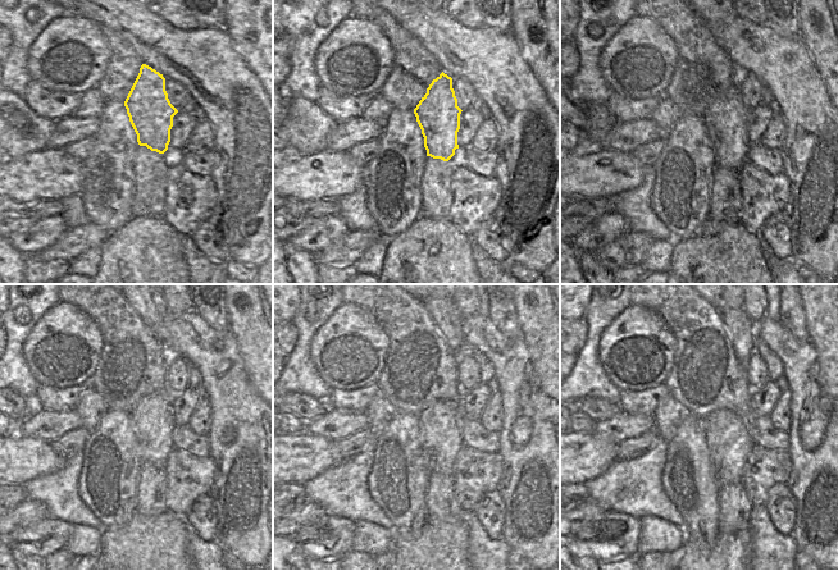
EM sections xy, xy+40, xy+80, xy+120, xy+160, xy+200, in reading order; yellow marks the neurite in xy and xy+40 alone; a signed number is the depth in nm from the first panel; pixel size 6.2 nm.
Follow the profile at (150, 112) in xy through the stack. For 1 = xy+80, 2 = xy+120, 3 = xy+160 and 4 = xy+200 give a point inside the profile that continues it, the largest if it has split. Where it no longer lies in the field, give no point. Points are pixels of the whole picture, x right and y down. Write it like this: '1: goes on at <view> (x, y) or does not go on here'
1: goes on at xy+80 (725, 119)
2: goes on at xy+120 (151, 419)
3: goes on at xy+160 (440, 423)
4: goes on at xy+200 (727, 438)

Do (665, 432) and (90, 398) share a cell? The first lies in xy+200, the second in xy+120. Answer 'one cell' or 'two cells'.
one cell

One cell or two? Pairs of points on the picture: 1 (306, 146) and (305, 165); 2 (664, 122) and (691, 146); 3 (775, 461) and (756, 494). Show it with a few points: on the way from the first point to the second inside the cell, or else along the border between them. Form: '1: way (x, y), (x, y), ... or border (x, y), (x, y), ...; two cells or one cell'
1: border (324, 149), (299, 156); two cells
2: border (681, 113), (665, 138); two cells
3: way (768, 469), (756, 480), (756, 487); one cell

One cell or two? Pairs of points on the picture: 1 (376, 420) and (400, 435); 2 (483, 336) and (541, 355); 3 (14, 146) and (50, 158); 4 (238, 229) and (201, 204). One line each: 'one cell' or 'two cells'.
1: two cells
2: two cells
3: two cells
4: two cells

